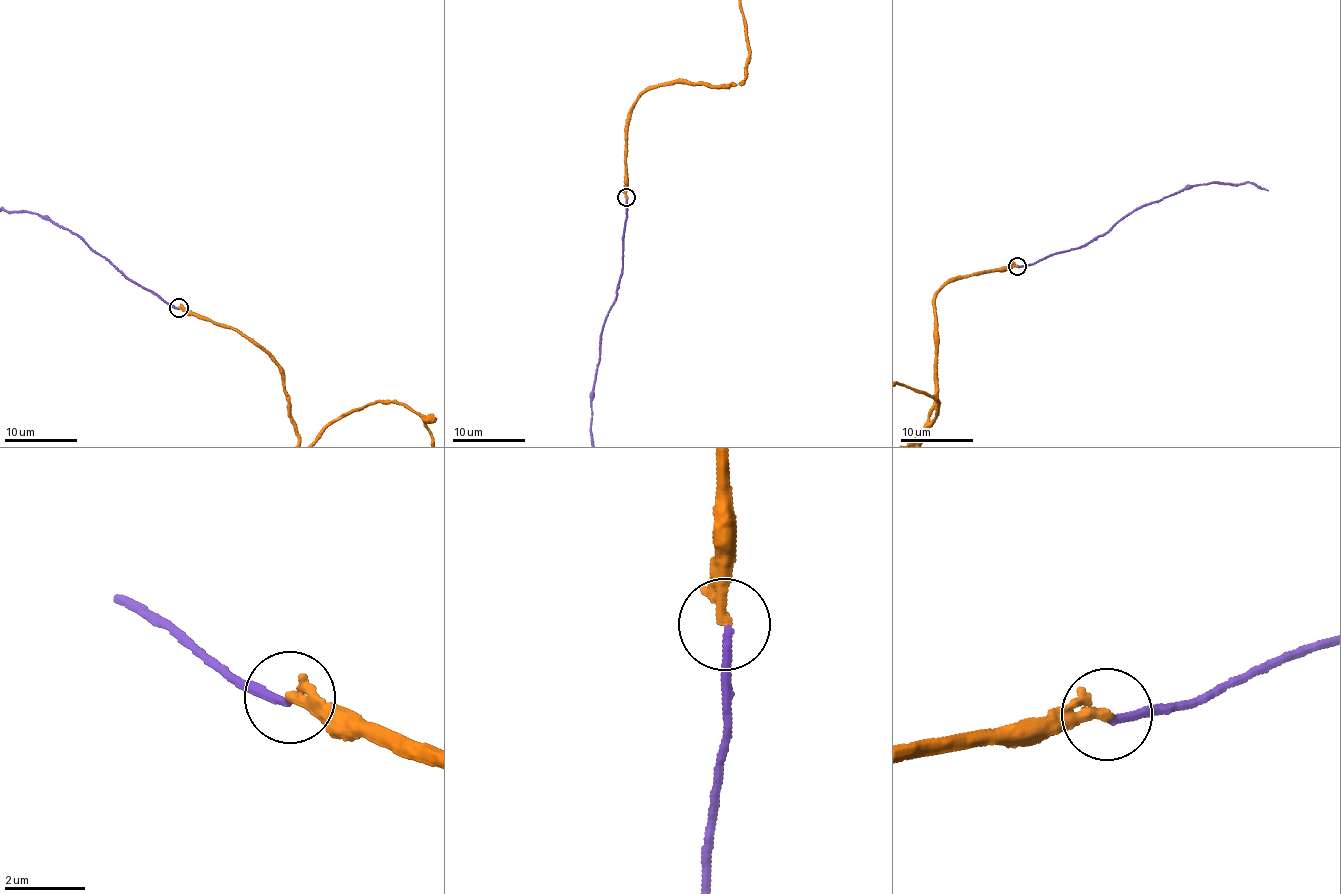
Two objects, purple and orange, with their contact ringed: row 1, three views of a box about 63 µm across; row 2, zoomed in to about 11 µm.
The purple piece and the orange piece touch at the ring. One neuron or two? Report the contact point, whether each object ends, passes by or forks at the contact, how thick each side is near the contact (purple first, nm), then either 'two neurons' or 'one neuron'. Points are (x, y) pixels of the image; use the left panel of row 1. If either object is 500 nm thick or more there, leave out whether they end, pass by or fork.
place (178, 307); purple ends; orange ends; calibres 180 and 280 nm; two neurons

